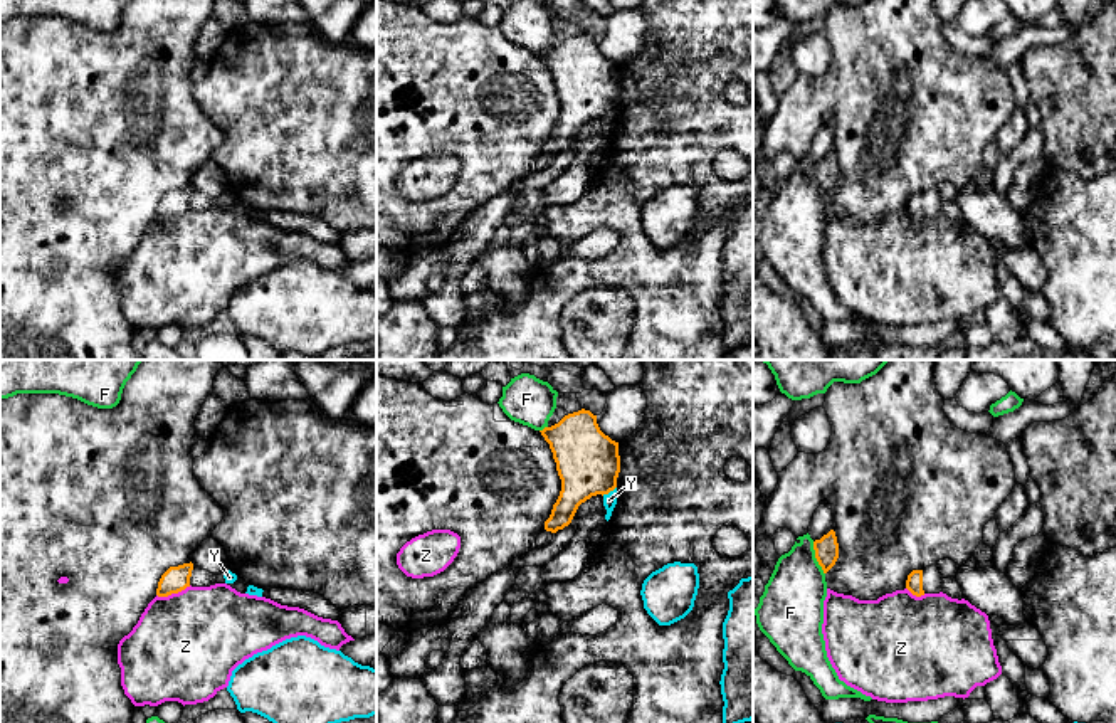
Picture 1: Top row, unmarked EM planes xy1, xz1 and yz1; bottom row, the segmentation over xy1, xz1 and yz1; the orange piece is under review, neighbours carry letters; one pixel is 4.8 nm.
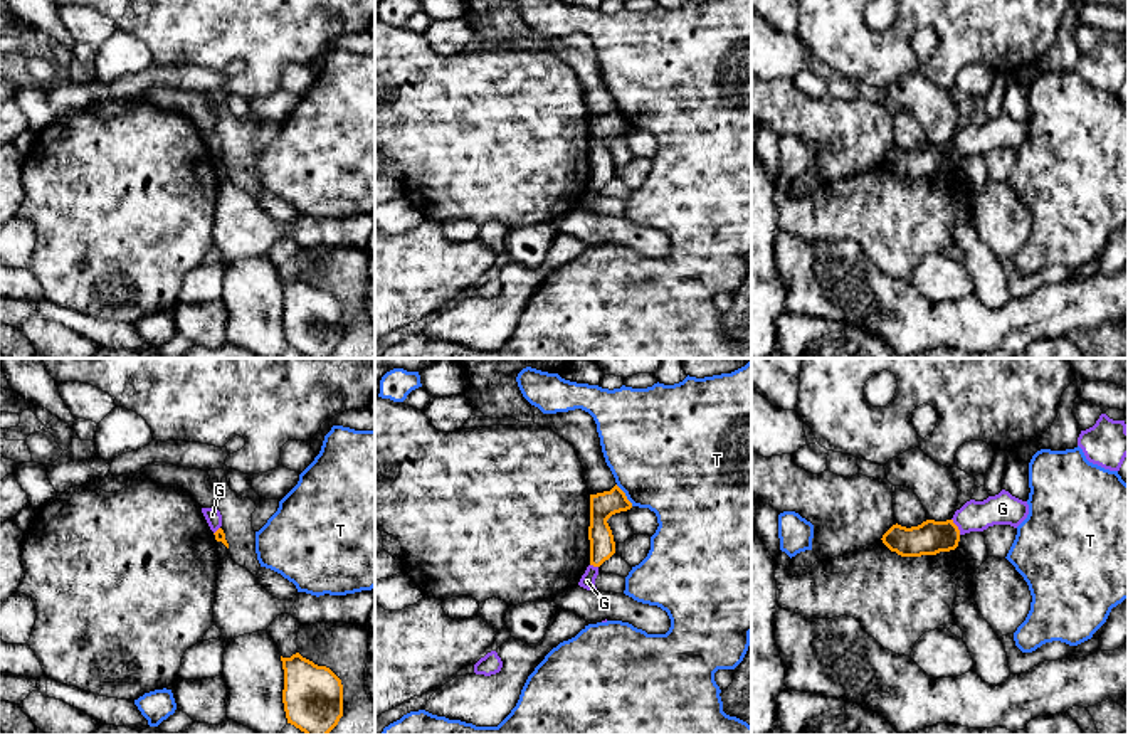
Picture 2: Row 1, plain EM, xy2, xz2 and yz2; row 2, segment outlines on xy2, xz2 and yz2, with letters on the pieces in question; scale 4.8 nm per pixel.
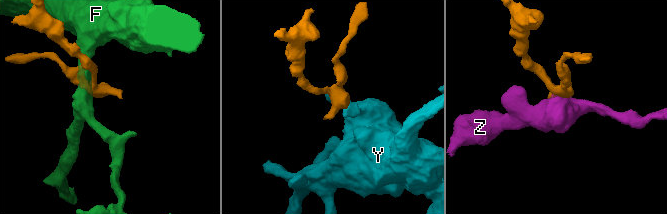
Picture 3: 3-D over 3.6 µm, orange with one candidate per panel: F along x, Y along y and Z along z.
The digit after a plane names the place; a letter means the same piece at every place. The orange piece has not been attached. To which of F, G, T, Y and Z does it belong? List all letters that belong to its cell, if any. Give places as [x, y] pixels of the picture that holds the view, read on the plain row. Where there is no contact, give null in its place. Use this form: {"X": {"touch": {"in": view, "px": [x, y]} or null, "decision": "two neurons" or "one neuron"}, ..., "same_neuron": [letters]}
{"F": {"touch": {"in": "yz1", "px": [815, 180]}, "decision": "two neurons"}, "G": {"touch": {"in": "yz2", "px": [957, 150]}, "decision": "two neurons"}, "T": {"touch": {"in": "xz2", "px": [624, 118]}, "decision": "two neurons"}, "Y": {"touch": {"in": "xz1", "px": [609, 115]}, "decision": "two neurons"}, "Z": {"touch": {"in": "xy1", "px": [173, 216]}, "decision": "two neurons"}, "same_neuron": []}

